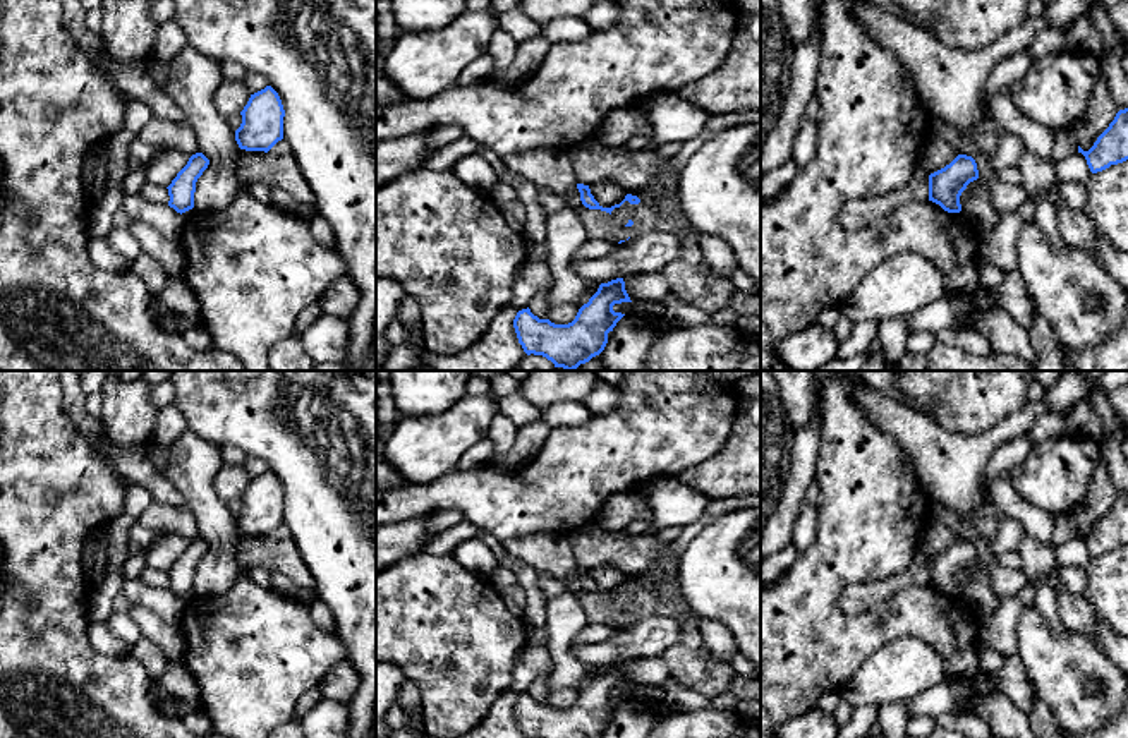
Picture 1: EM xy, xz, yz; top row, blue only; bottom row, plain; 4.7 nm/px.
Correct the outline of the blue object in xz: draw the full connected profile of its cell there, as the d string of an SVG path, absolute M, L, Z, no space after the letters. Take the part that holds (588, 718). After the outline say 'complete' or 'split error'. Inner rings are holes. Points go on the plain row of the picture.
M616 662L601 668L568 709L539 704L527 692L517 697L513 712L525 738L601 738L608 717L625 700L613 695L613 690L622 687L632 685L623 662Z; complete

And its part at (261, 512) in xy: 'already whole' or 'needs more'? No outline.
already whole

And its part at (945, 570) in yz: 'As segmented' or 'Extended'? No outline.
As segmented

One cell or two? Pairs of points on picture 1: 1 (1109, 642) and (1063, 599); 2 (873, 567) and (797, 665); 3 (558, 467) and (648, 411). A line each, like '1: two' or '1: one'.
1: one
2: one
3: one

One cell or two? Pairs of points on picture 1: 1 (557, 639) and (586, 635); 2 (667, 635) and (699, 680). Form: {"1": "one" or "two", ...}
{"1": "two", "2": "two"}

